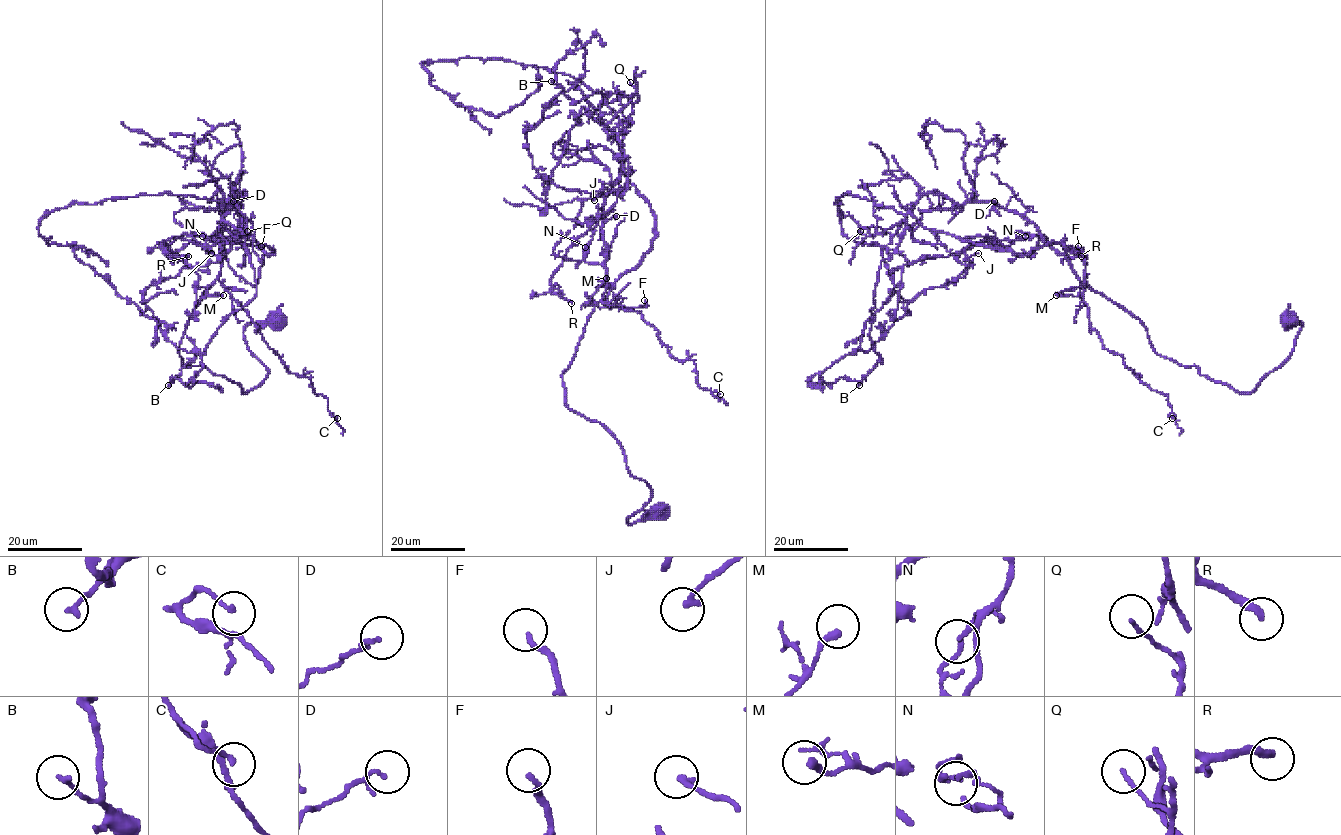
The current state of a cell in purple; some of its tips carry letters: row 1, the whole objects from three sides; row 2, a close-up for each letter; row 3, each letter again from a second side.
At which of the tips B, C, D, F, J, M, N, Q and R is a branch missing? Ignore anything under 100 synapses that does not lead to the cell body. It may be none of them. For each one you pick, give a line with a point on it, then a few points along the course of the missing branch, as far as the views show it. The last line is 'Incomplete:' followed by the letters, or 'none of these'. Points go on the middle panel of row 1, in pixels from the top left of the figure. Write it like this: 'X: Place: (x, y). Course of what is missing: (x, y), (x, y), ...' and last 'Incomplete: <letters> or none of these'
R: Place: (571, 303). Course of what is missing: (571, 303), (584, 315), (616, 325), (650, 350), (660, 348), (668, 356), (679, 357), (681, 367), (694, 369)
Incomplete: R

